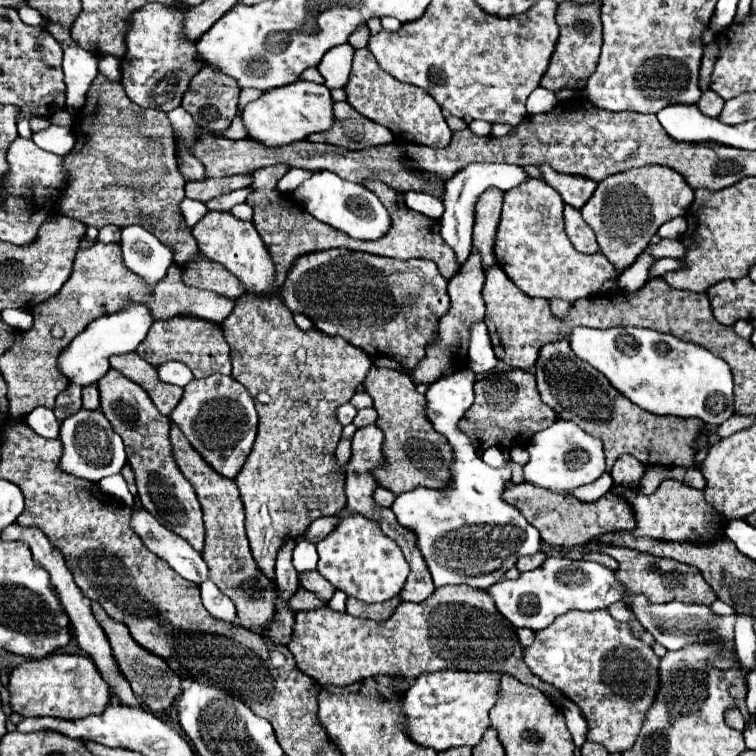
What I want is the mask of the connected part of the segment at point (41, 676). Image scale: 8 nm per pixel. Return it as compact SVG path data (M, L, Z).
M54 652L42 660L24 660L10 672L8 680L8 692L10 692L10 706L14 712L22 716L54 716L62 720L80 720L90 714L100 714L108 700L110 700L110 686L104 682L104 678L98 674L98 668L88 656L80 654L62 654Z

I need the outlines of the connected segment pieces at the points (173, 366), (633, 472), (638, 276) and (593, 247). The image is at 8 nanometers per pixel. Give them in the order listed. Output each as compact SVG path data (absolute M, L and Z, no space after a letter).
M166 362L158 368L158 376L162 382L166 384L176 384L176 386L186 386L188 382L192 382L192 372L190 368L186 368L186 364L182 362Z
M622 456L618 464L614 464L612 468L612 478L616 484L622 484L622 486L638 486L640 484L640 478L644 474L644 466L636 462L636 458L630 458L630 456Z
M642 254L636 264L632 264L628 270L624 270L620 274L618 286L622 290L630 290L630 292L642 288L642 284L646 284L646 280L648 280L648 268L652 262L654 262L654 258L650 258L648 254Z
M566 206L564 208L564 222L566 222L566 234L572 242L572 246L582 252L582 254L596 254L598 242L596 242L596 234L592 232L592 228L584 222L584 218L580 216L580 210Z

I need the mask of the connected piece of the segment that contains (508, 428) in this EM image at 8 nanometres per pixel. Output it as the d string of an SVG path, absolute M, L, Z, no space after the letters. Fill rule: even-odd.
M526 370L494 372L474 384L474 394L476 394L476 400L458 422L458 428L464 434L468 434L478 454L482 454L492 446L500 450L524 446L526 442L530 442L530 436L552 426L556 420L556 412L540 400L534 374Z

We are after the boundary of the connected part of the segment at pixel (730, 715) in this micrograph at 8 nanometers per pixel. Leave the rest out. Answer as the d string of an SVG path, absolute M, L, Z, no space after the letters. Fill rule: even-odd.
M728 708L726 710L726 724L730 726L730 728L734 728L734 730L744 730L744 718L742 718L742 714L740 714L740 710L738 708Z

